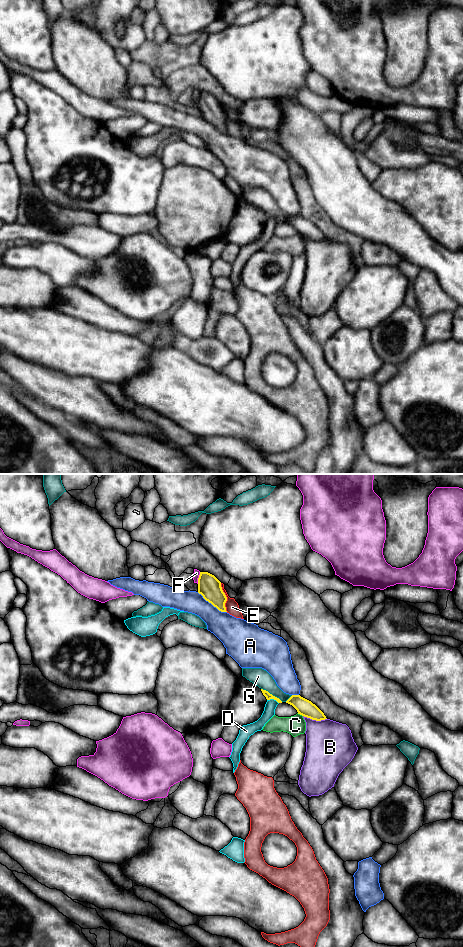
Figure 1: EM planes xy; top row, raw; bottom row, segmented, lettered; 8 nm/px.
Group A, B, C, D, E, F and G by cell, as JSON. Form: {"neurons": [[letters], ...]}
{"neurons": [["A"], ["B"], ["C"], ["D", "G"], ["E"], ["F"]]}

